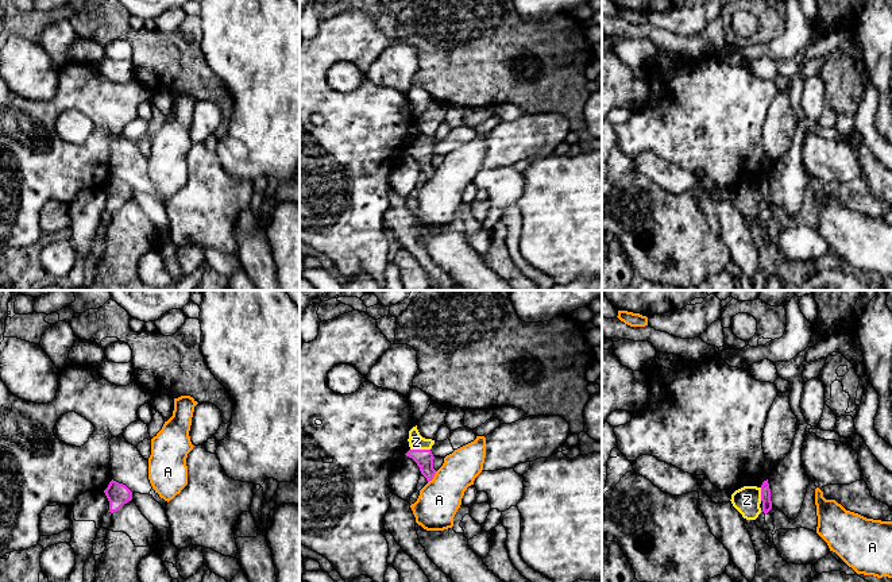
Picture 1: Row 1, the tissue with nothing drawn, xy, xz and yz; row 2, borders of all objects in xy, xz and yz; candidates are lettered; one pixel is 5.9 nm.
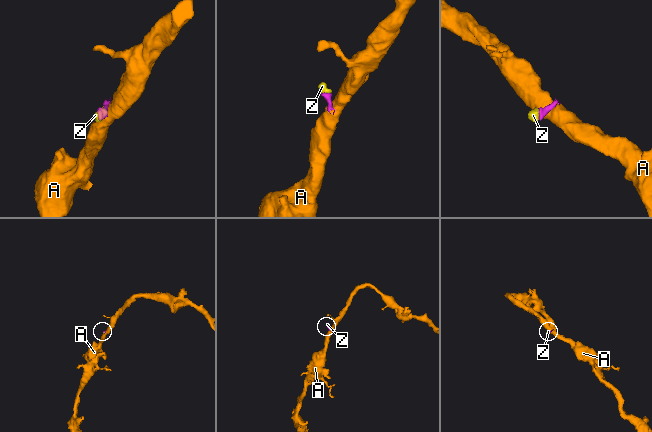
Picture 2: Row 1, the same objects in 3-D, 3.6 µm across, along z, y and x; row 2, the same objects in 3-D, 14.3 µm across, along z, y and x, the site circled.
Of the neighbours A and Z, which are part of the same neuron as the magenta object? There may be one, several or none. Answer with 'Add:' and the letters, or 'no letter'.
Add: Z

